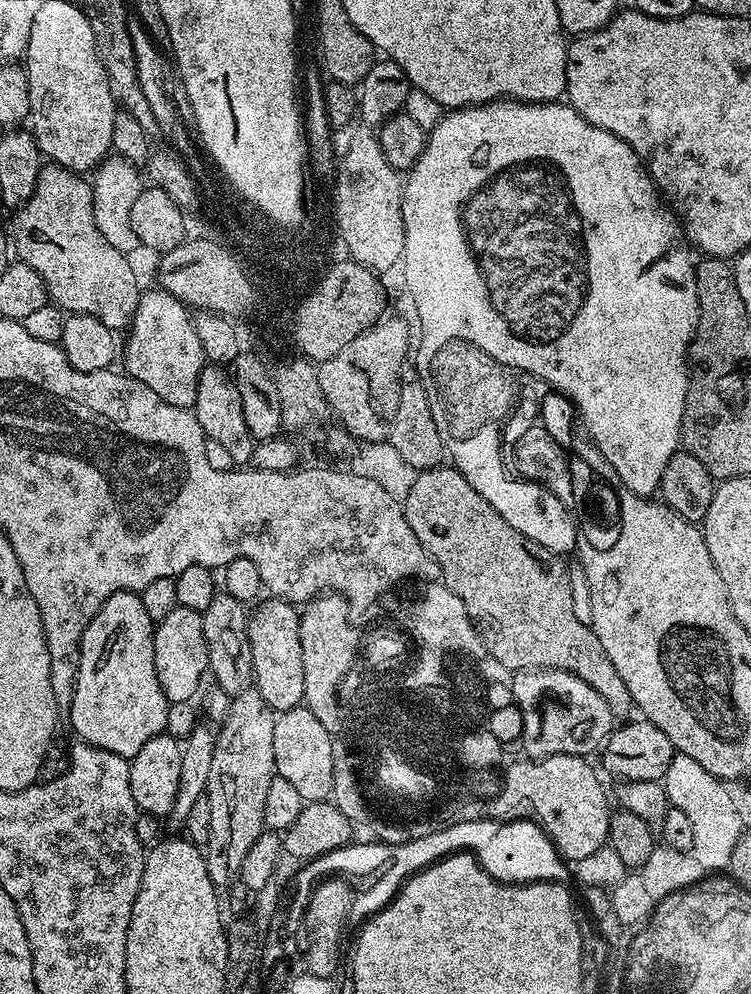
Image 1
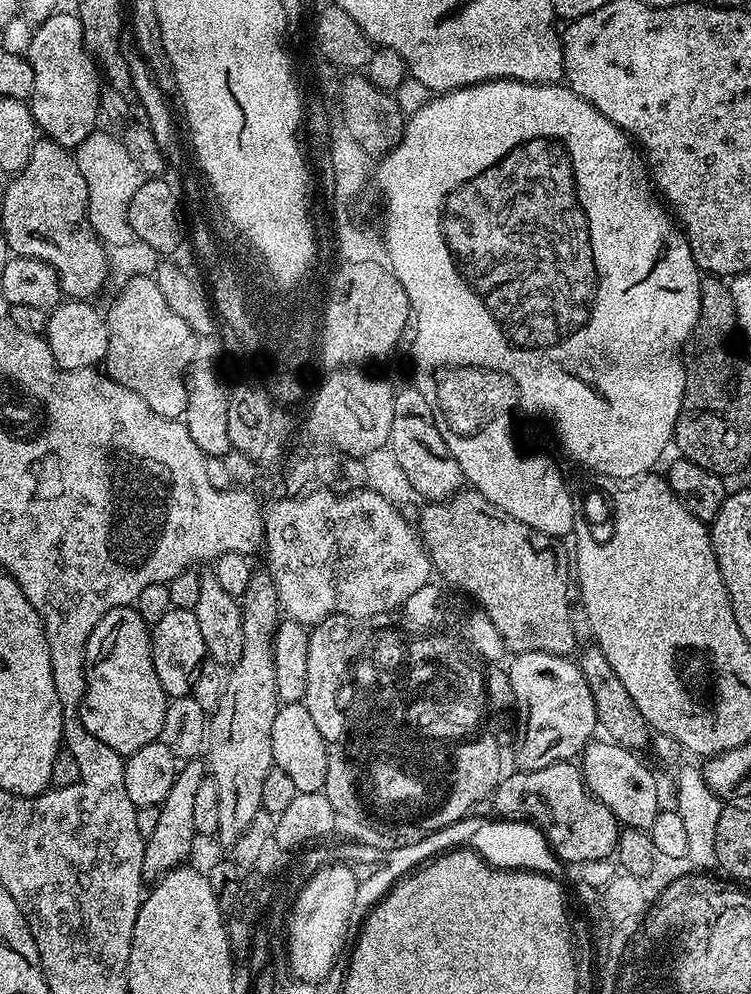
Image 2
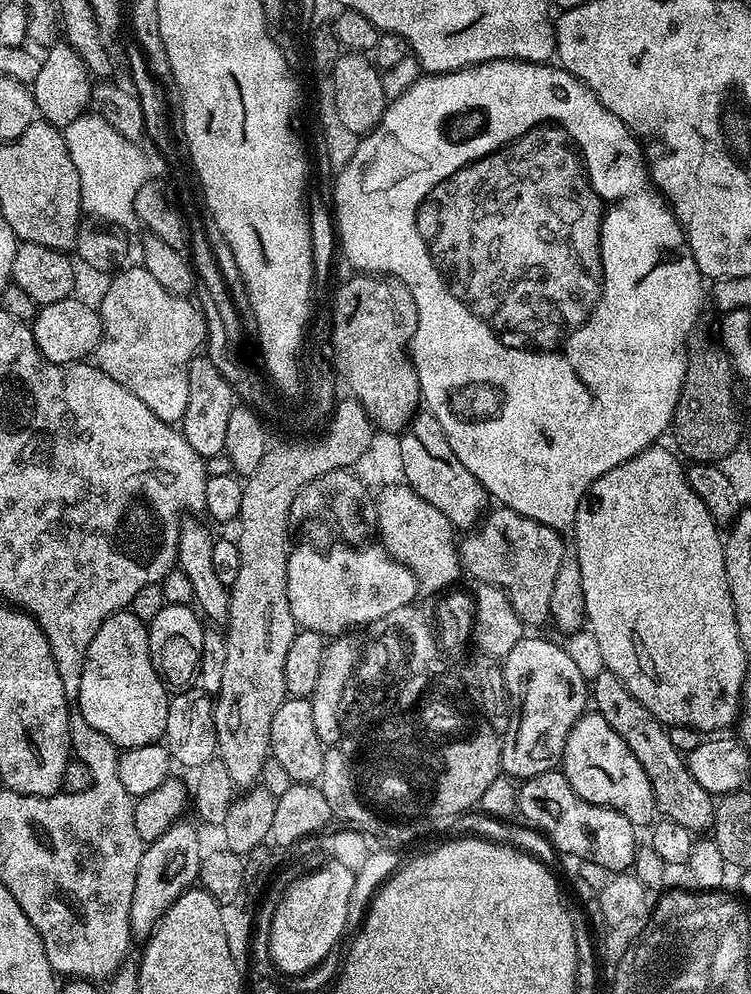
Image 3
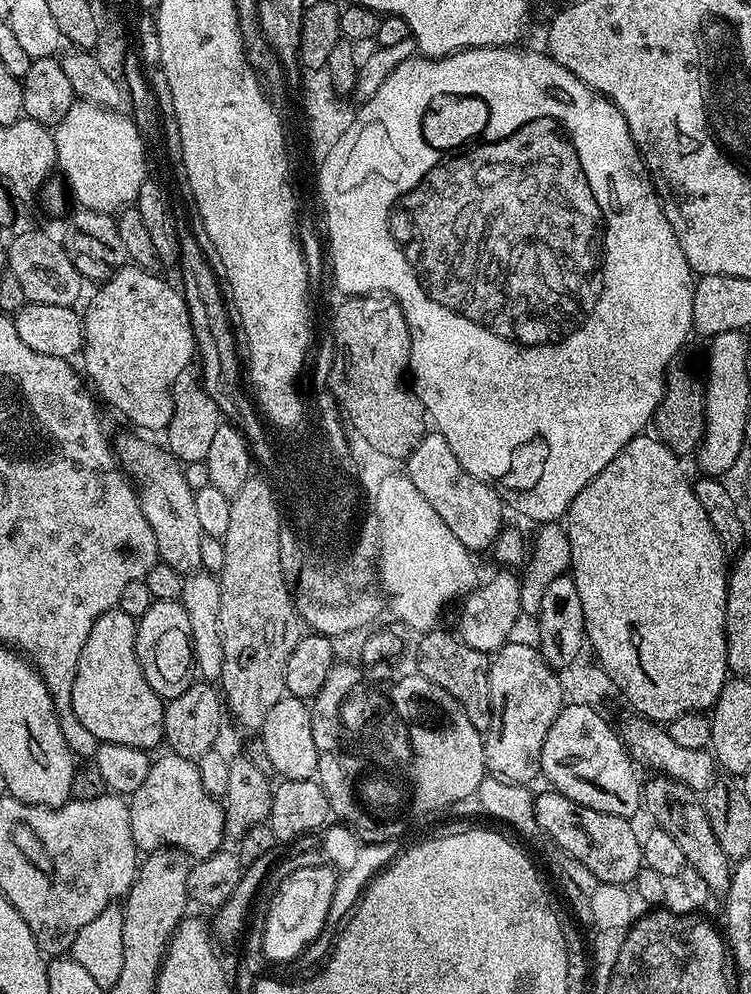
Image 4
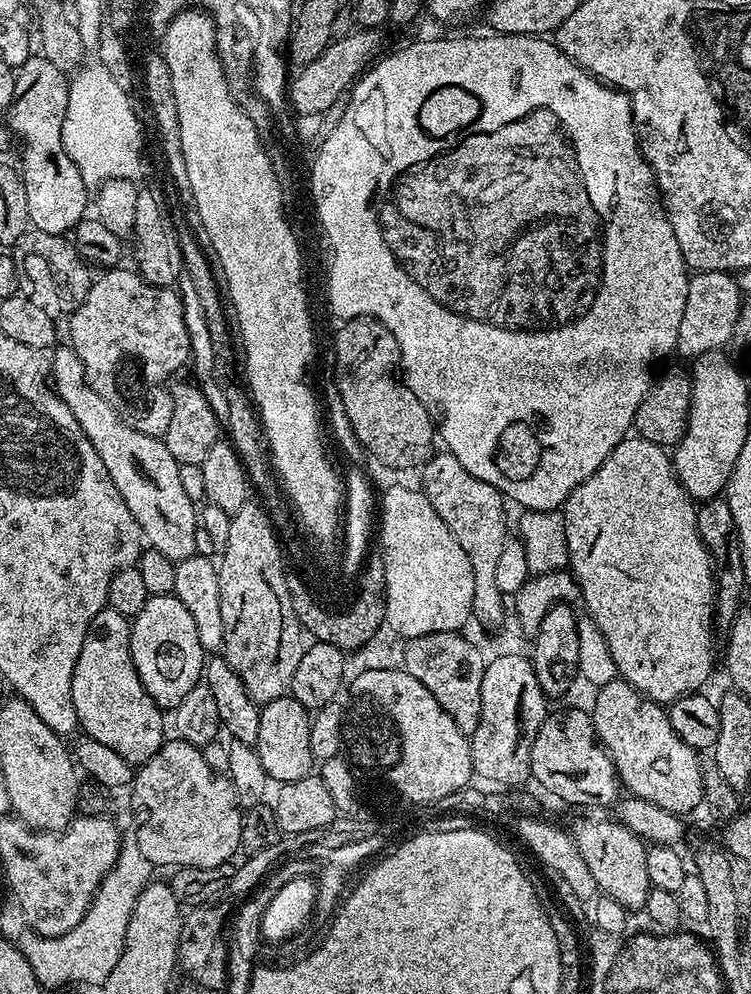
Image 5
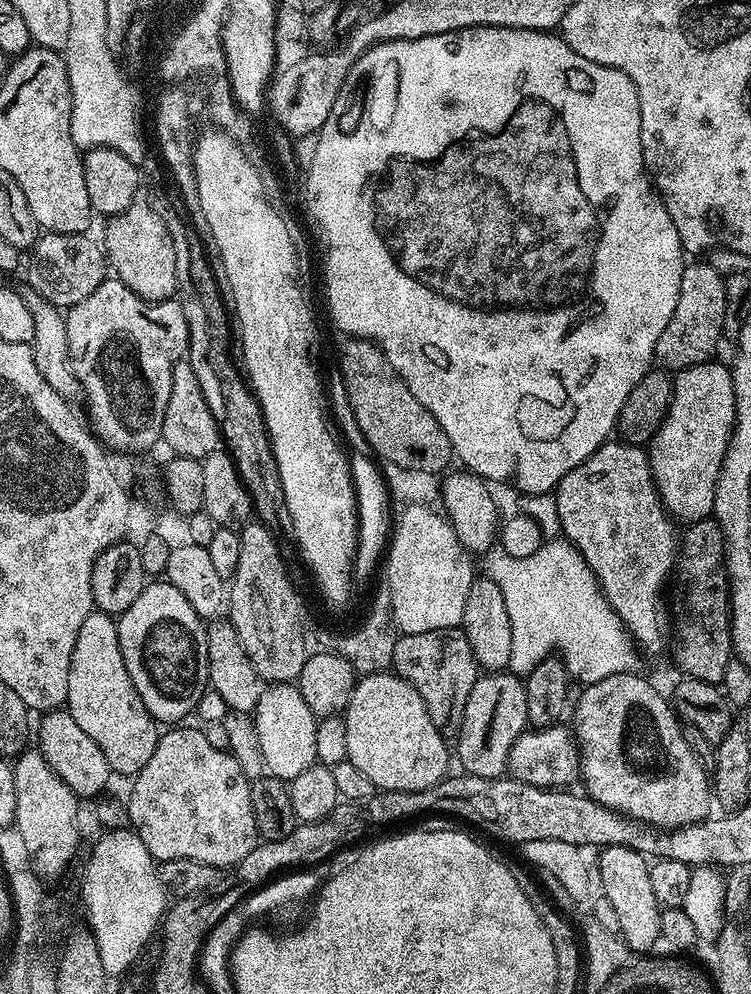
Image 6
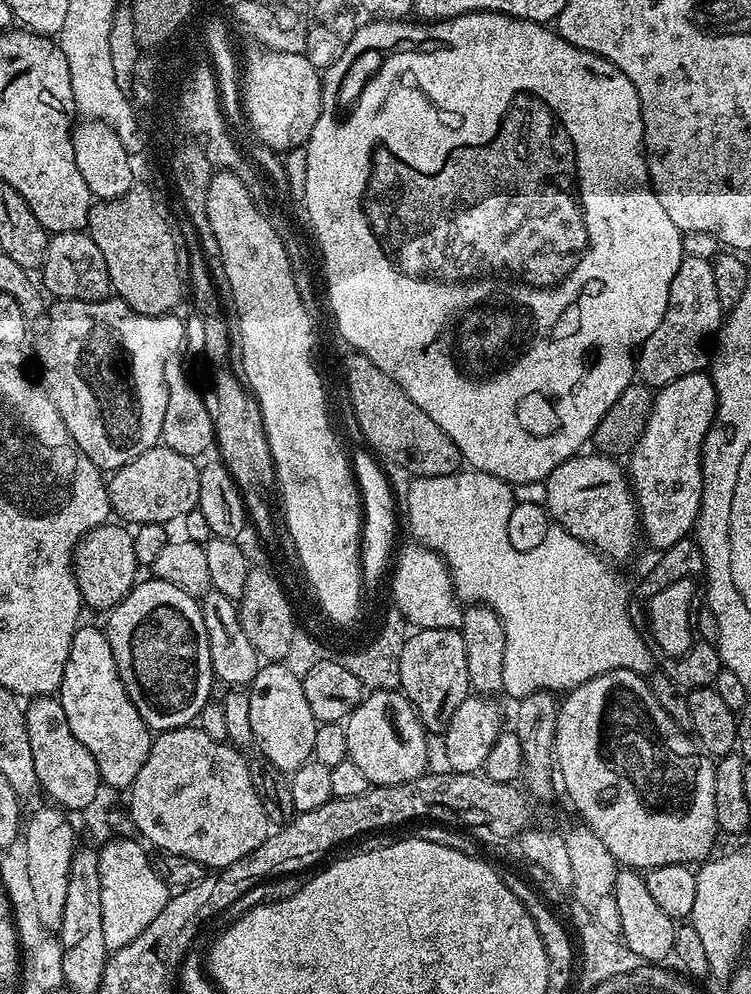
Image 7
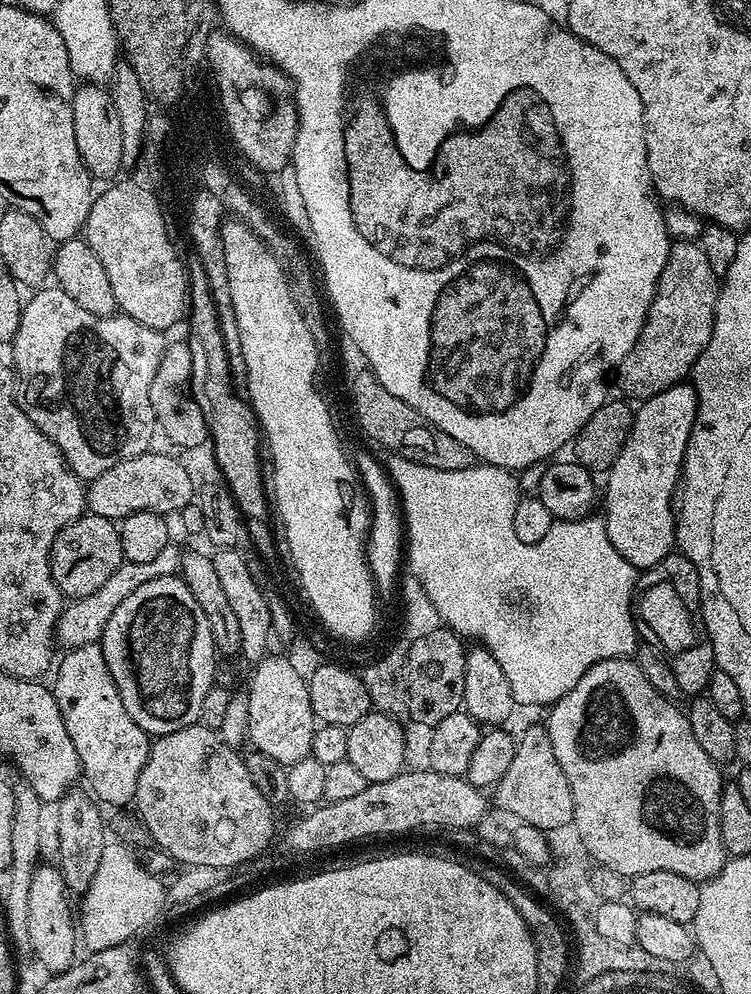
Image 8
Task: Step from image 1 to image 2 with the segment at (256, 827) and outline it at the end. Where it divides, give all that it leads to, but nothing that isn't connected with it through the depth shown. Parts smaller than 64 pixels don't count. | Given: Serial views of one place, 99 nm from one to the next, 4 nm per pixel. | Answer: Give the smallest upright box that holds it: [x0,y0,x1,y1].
[206,575,282,846]

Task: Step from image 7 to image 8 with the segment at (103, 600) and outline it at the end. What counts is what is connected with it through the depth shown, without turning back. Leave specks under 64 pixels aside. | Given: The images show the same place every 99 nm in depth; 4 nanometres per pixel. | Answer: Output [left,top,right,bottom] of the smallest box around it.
[50,514,125,602]

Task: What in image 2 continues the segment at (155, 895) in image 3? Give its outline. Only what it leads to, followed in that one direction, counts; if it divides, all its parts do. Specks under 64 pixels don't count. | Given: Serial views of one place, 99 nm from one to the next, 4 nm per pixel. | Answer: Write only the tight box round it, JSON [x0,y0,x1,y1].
[144,758,206,878]

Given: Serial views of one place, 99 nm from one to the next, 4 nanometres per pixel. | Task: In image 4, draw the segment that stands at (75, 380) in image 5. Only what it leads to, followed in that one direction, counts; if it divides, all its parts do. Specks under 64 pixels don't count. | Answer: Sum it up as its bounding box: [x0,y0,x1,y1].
[114,436,205,575]

